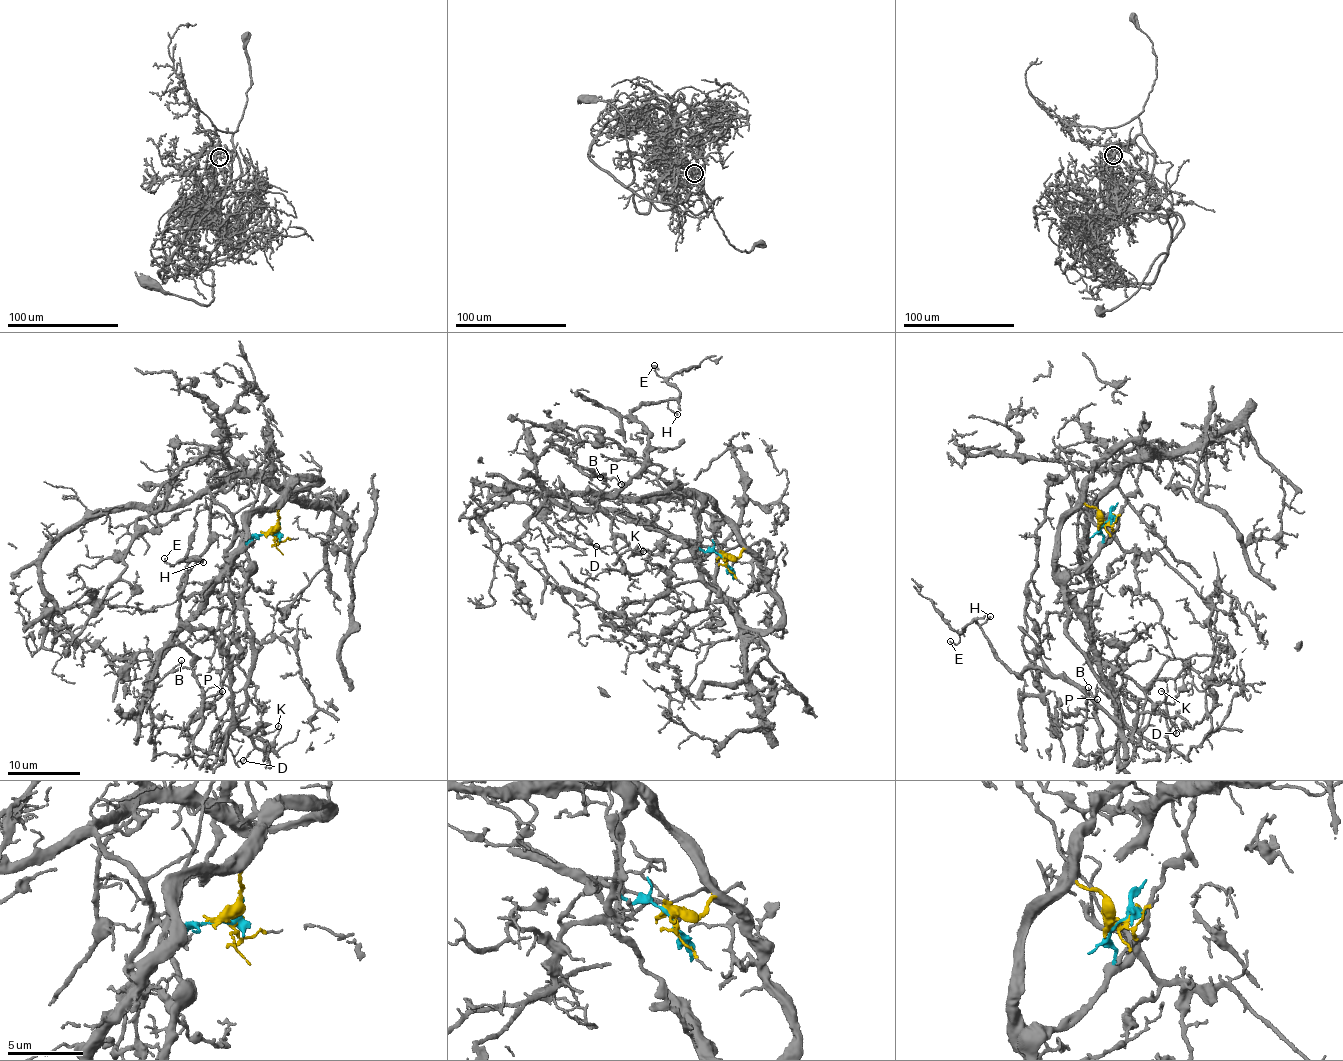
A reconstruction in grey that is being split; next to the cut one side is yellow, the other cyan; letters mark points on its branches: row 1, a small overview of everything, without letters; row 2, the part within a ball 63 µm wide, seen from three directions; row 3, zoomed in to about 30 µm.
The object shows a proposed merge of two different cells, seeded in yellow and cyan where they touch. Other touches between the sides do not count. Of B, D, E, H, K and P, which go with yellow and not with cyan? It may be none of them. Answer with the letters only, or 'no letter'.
no letter

